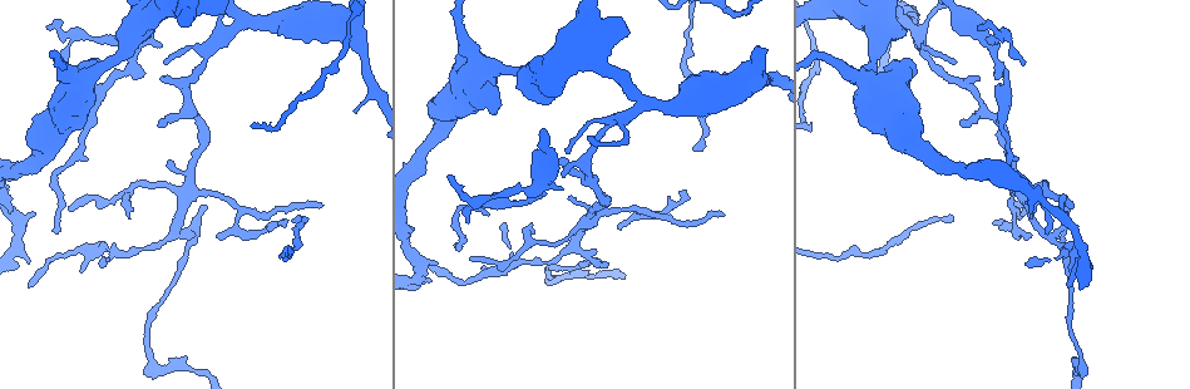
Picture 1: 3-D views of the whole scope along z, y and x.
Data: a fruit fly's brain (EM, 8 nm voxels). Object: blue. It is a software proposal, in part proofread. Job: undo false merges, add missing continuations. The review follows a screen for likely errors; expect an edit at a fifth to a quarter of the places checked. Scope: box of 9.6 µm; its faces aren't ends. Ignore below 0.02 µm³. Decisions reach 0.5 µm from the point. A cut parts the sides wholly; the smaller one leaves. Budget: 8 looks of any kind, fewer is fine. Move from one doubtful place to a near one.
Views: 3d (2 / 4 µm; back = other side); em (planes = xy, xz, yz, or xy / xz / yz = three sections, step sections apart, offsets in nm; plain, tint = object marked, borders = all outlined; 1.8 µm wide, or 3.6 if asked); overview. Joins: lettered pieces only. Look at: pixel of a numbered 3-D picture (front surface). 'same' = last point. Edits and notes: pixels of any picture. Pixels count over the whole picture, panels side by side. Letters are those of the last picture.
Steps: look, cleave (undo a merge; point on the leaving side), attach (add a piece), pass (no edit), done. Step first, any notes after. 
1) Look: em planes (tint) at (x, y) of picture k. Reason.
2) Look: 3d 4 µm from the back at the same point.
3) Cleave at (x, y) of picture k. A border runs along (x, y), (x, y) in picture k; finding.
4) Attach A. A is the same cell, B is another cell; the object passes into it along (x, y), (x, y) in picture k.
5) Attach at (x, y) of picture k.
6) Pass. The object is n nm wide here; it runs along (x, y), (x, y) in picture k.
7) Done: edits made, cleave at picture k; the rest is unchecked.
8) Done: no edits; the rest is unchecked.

Look: em 3.6 µm planes (borders) at (1071, 246) of picture 1. Thin neck.

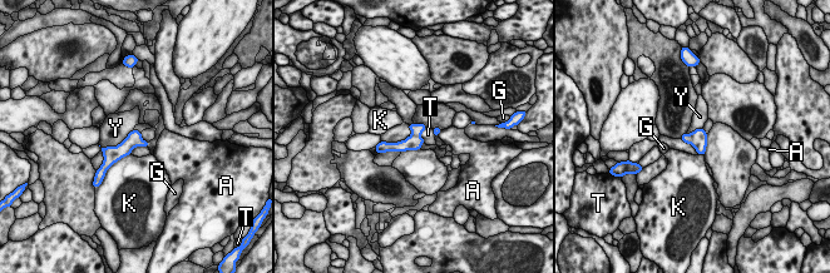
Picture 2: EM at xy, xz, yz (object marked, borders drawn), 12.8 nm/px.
Pass. The longest contact is with Y, 420 nm; A, G, K, T and Y are other cells; it runs along (421, 127), (404, 145), (380, 149) in picture 2; one neuron here.

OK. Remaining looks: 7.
Look: 3d 2 µm at (643, 212) of picture 1. Abrupt turn.

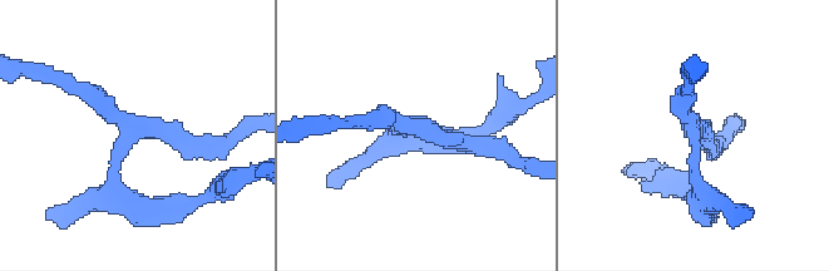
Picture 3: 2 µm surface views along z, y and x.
Look: em planes (tint) at (696, 125) of picture 3.

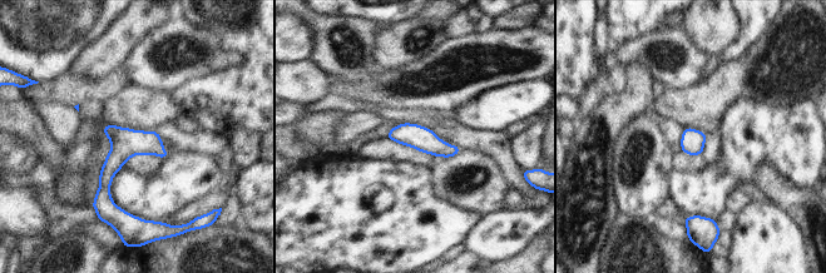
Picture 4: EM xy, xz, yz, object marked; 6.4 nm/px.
Look: em planes (borders) at the same point.

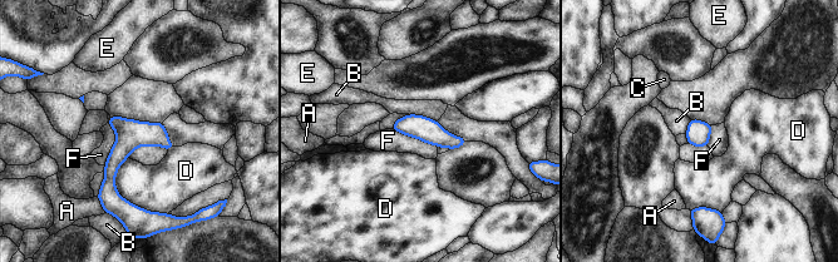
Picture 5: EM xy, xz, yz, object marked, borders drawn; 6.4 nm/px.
Pass. The object is 150 nm wide here; A, B, C, D, E and F are other cells; a border runs along (392, 128), (437, 147) in picture 5; continuous, no second neuron.

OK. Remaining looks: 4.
Look: 3d 2 µm at (1049, 238) of picture 1. Sharp bend.

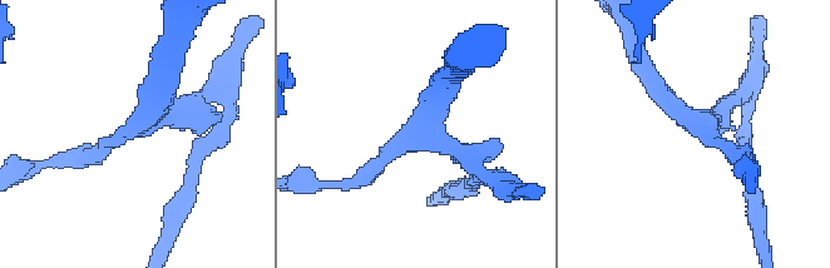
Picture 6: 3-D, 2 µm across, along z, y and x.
Look: em planes (plain) at (701, 120) of picture 6.

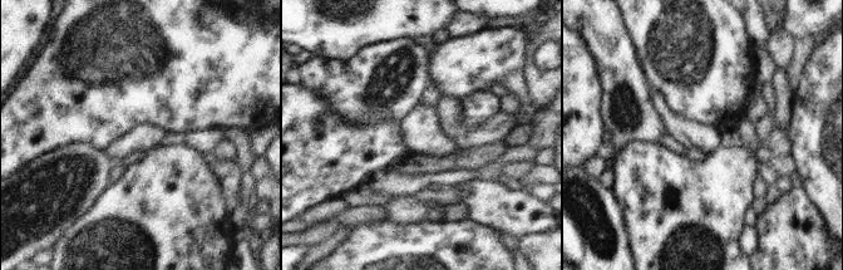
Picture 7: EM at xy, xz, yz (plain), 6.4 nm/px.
Look: em planes (borders) at the same point.

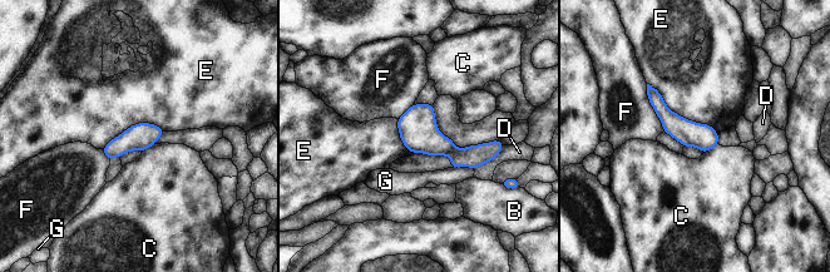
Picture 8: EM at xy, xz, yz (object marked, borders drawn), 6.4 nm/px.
Cleave at (474, 156) of picture 8. The object is 170 nm wide here; B, C, D, E, F and G are other cells; a border runs along (454, 147), (445, 154) in picture 8; a second neuron is stuck on.

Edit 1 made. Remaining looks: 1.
Done: edits made, cleave at picture 8; the rest is unchecked.

